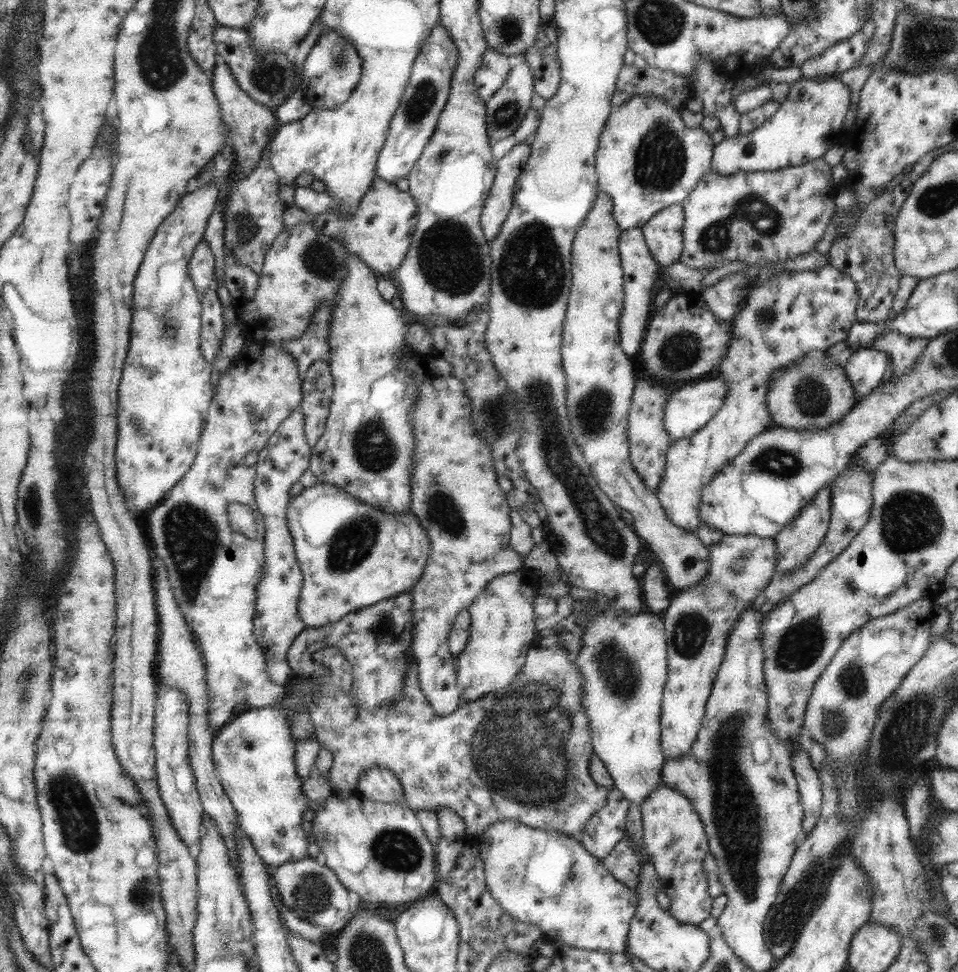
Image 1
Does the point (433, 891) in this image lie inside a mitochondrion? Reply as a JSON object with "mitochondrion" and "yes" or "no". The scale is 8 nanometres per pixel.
{"mitochondrion":"no"}

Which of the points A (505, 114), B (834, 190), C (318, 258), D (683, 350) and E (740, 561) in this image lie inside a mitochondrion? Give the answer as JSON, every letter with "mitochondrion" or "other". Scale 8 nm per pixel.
{"A":"mitochondrion","B":"other","C":"mitochondrion","D":"mitochondrion","E":"mitochondrion"}

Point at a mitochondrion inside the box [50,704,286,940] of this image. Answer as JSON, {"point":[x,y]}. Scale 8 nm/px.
{"point":[141,894]}

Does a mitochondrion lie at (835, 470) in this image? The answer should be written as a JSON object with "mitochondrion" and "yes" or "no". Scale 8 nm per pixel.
{"mitochondrion":"no"}

